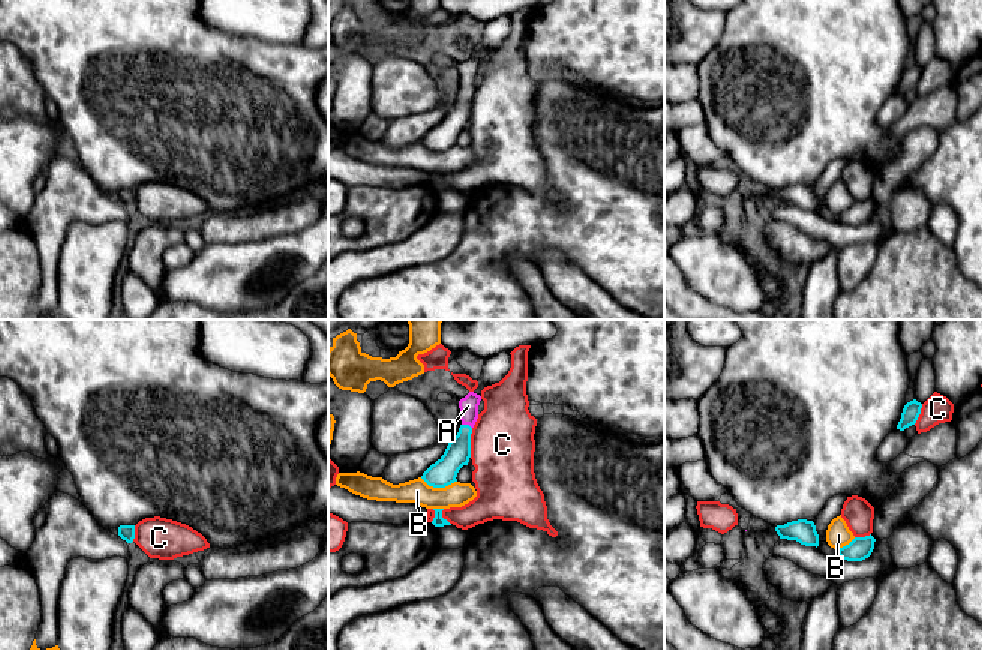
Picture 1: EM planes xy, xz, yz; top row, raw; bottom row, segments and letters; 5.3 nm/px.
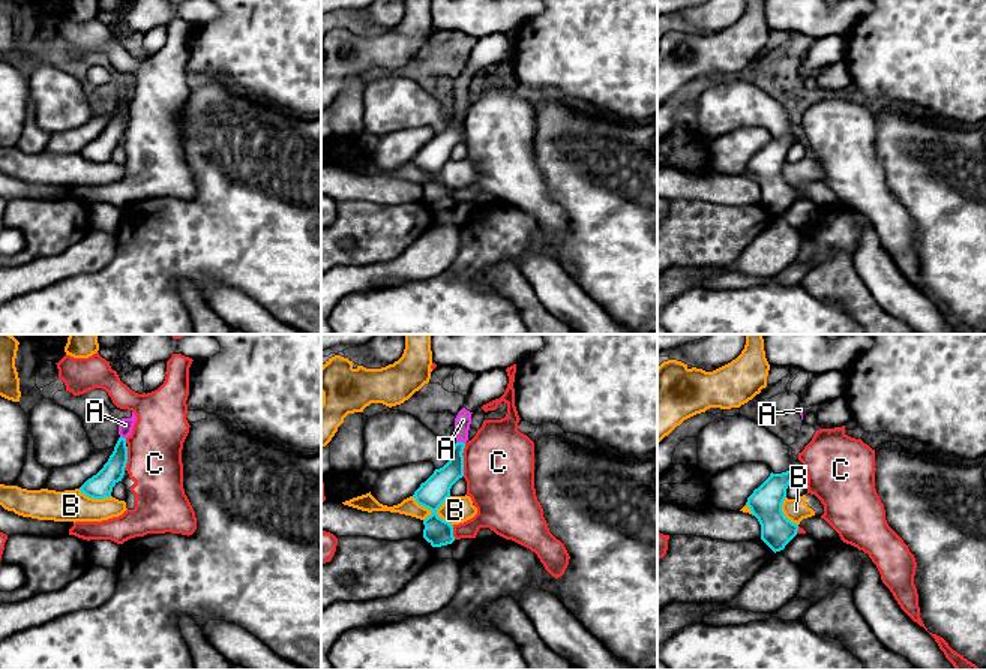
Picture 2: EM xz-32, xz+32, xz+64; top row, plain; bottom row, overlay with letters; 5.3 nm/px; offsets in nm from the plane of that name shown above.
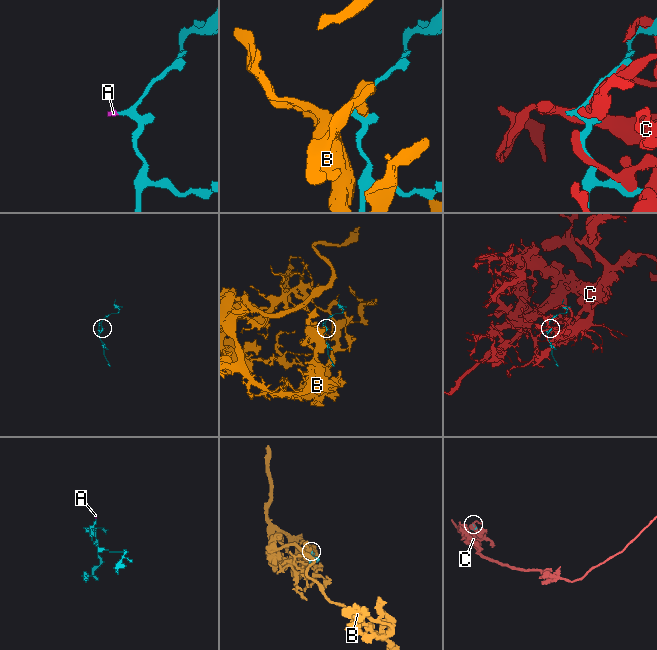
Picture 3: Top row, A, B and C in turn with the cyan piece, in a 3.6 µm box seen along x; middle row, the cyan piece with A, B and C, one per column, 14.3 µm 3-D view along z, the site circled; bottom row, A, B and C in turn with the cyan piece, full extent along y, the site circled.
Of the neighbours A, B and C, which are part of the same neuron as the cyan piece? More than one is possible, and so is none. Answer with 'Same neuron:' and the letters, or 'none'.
Same neuron: A

